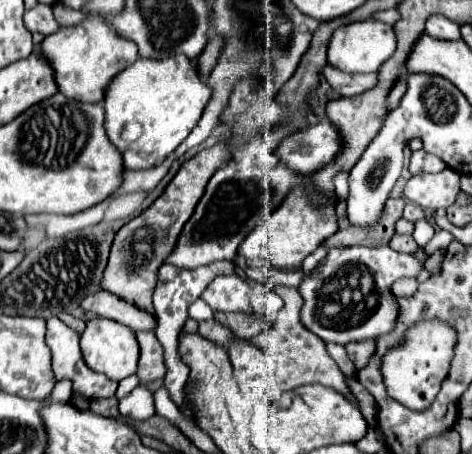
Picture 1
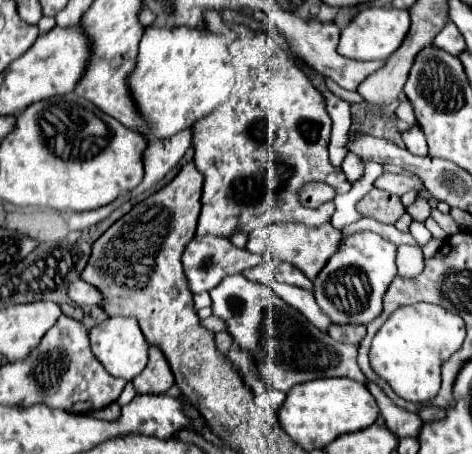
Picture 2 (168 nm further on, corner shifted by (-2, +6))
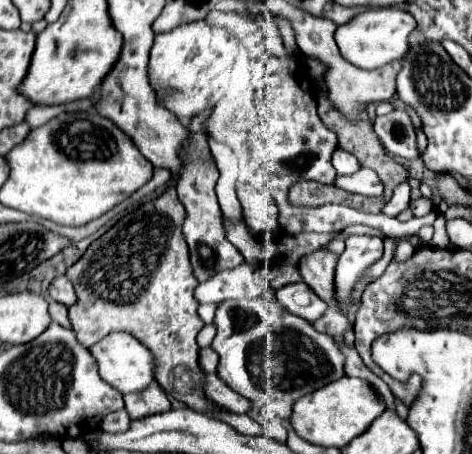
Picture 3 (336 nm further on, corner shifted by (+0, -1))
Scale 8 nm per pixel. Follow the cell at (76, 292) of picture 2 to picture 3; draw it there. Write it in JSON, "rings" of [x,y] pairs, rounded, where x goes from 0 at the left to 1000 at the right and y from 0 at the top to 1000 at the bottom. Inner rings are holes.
{"rings":[[[127,606],[123,615],[114,615],[114,623],[106,623],[102,650],[106,650],[114,663],[140,672],[140,676],[148,676],[153,667],[161,667],[157,632],[153,632],[153,623],[148,623],[136,606]]]}

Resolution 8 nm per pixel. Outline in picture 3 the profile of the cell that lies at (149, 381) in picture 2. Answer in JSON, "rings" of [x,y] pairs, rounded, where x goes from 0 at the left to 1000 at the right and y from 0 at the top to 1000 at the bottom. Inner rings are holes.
{"rings":[[[331,839],[301,866],[263,870],[263,888],[267,888],[263,901],[271,905],[280,927],[360,901],[360,883],[356,883],[352,866],[343,861],[343,852]]]}

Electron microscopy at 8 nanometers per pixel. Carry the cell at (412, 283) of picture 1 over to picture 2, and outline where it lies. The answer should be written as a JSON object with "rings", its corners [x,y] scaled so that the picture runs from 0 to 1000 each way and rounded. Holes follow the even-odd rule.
{"rings":[[[843,542],[843,564],[839,564],[839,586],[843,586],[843,608],[881,608],[898,595],[898,564],[894,546],[886,542]]]}

